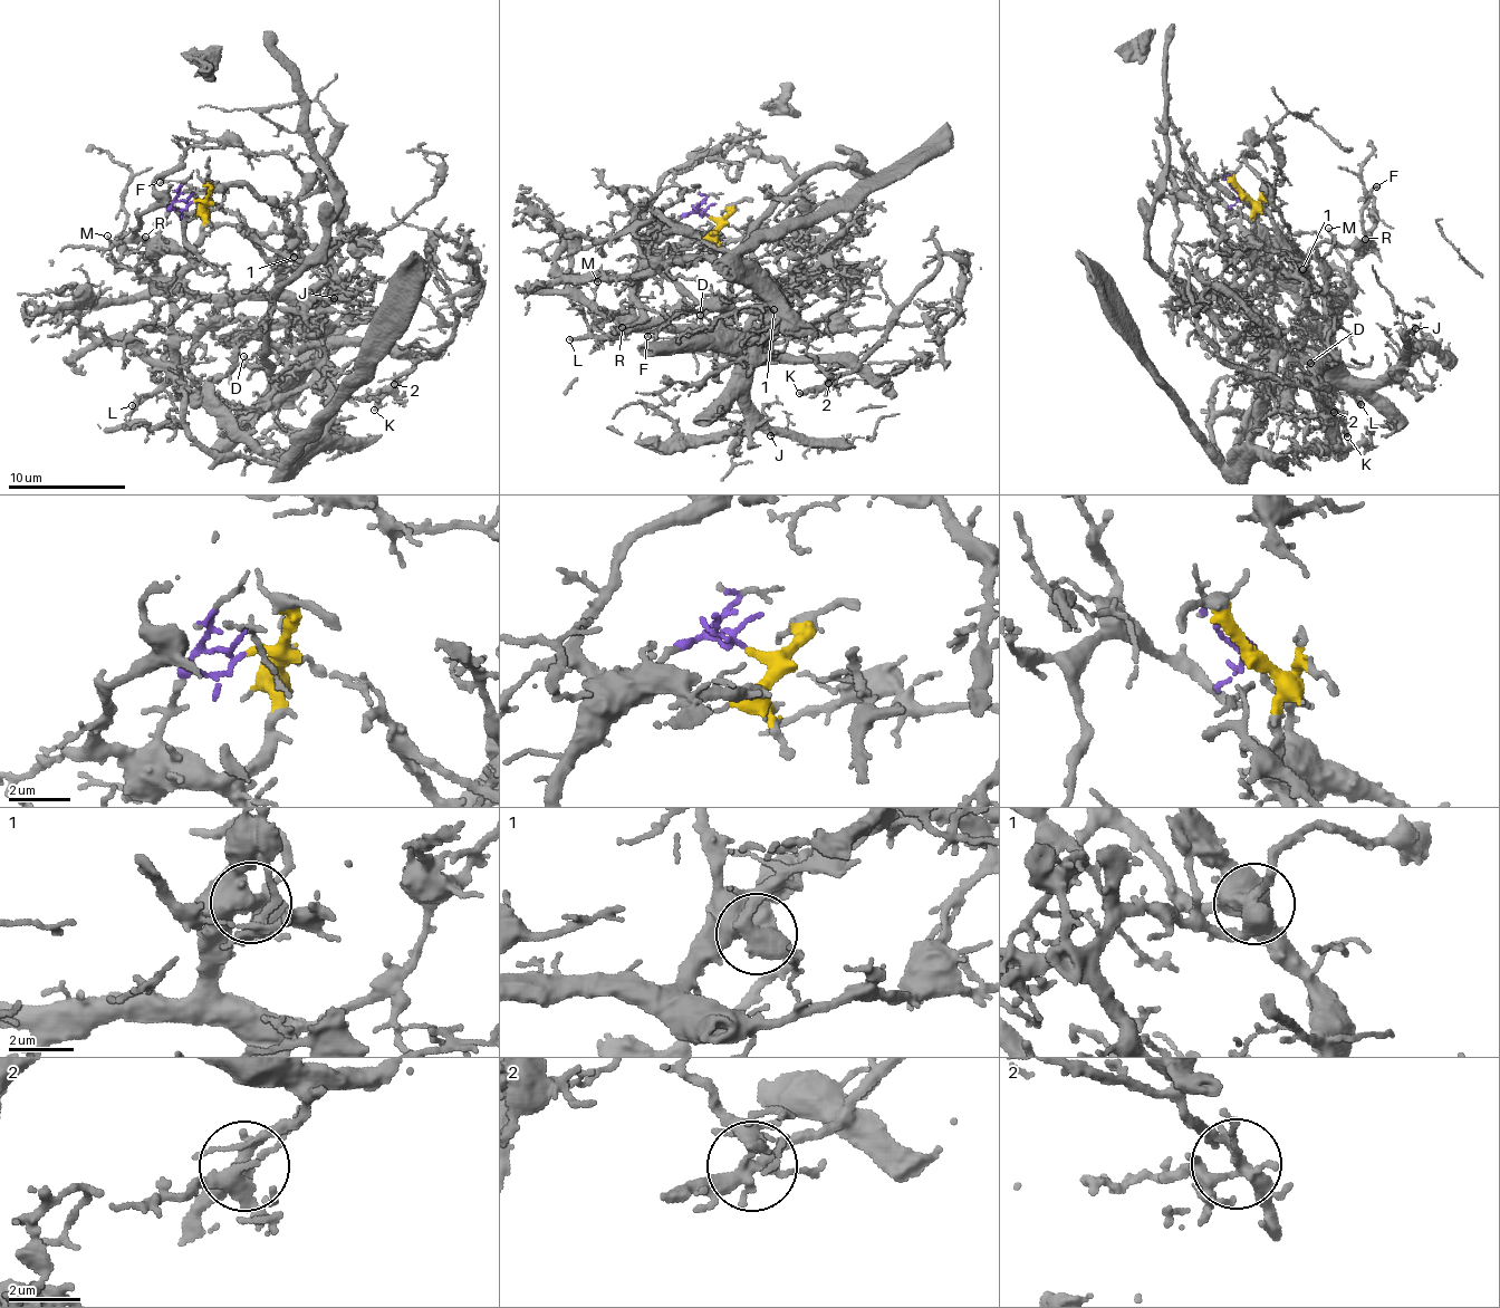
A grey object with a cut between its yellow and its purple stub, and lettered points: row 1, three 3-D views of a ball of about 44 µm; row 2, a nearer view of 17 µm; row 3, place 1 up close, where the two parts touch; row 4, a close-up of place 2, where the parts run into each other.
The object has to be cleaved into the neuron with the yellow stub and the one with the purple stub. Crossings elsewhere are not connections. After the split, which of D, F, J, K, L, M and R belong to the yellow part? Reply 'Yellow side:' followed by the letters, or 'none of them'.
Yellow side: none of them

